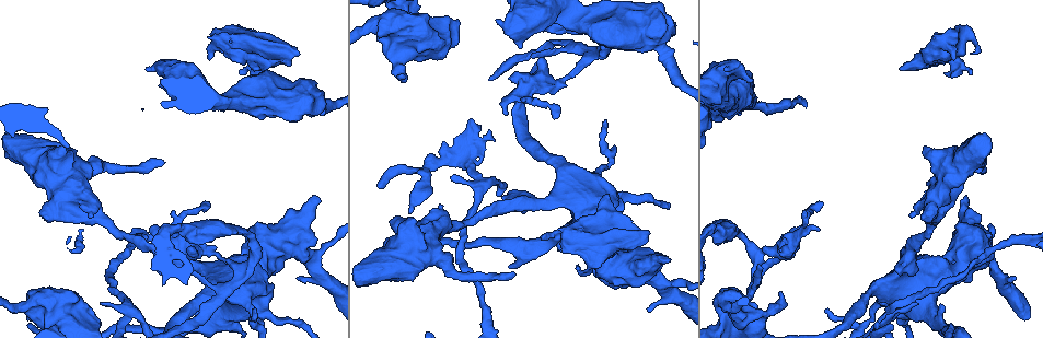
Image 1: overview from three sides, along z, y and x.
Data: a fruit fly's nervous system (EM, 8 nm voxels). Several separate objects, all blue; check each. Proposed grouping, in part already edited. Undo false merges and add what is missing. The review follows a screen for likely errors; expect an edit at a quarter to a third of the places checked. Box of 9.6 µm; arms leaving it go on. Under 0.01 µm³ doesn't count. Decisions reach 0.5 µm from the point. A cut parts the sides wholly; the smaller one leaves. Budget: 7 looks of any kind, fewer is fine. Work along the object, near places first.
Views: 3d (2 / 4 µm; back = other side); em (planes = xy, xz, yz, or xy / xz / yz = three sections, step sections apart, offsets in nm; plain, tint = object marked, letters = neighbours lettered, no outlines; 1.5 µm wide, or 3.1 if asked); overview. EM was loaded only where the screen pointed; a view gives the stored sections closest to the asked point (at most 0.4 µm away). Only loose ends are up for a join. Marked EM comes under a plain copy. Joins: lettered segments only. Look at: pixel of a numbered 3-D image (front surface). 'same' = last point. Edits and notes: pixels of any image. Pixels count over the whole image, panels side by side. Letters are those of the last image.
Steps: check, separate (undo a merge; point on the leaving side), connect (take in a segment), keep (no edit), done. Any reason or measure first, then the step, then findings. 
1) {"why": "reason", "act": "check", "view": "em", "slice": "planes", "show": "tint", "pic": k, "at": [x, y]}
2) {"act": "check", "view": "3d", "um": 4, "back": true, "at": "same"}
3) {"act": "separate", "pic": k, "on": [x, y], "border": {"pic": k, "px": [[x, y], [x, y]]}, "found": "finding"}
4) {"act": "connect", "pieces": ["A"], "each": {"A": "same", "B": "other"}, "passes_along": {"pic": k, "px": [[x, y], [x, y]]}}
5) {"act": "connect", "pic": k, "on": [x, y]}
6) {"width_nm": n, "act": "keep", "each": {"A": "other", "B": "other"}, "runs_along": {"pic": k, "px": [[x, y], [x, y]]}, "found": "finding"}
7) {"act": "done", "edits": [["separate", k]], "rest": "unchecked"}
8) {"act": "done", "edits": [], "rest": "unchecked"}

{"why": "stops while still wide", "act": "check", "view": "em", "slice": "planes", "show": "tint", "pic": 1, "at": [901, 68]}

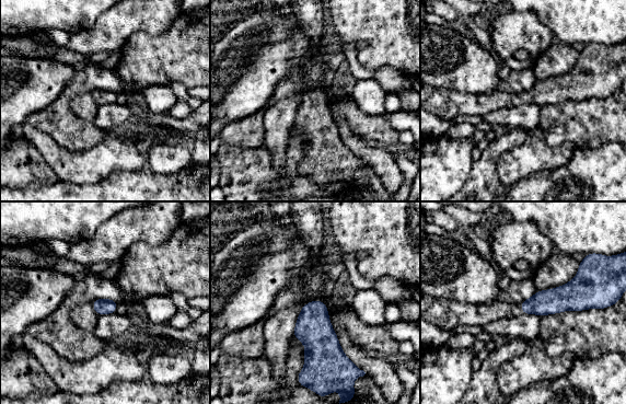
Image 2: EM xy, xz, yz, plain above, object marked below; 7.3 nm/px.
{"act": "check", "view": "em", "slice": "planes", "show": "letters", "at": "same"}

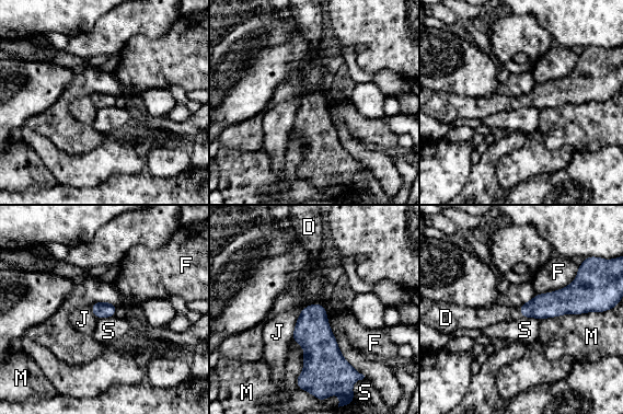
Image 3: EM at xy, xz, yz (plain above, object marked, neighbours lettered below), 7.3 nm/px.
{"act": "connect", "pieces": ["D"], "each": {"D": "same", "F": "other", "J": "other", "M": "other", "S": "other"}, "passes_along": {"pic": 3, "px": [[551, 305], [520, 312], [494, 313]]}, "found": "it goes on there"}

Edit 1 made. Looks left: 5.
{"why": "branch stops here", "act": "check", "view": "em", "slice": "xy", "step": 4, "show": "letters", "pic": 1, "at": [970, 73]}

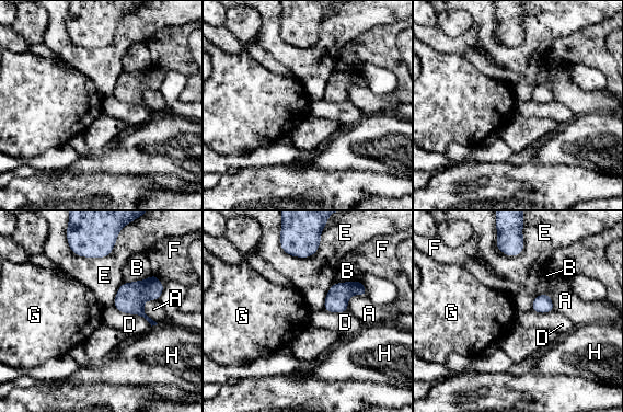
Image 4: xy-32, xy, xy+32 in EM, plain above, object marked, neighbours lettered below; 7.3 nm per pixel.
{"longest_contact_nm": ["D", 320], "act": "keep", "each": {"A": "other", "B": "other", "D": "other", "E": "other", "F": "other", "G": "other", "H": "other"}, "found": "none of them fits"}

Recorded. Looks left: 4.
{"why": "branch stops here", "act": "check", "view": "3d", "um": 2, "pic": 1, "at": [668, 263]}

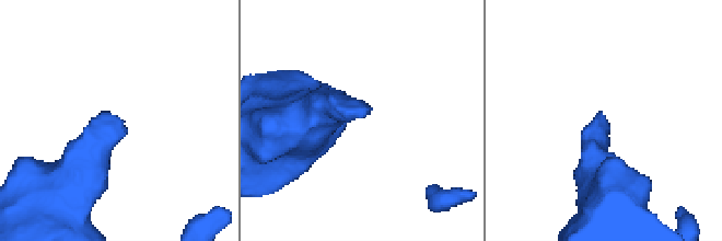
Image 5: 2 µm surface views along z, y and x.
{"act": "check", "view": "em", "slice": "xz", "step": 4, "show": "letters", "pic": 5, "at": [599, 113]}

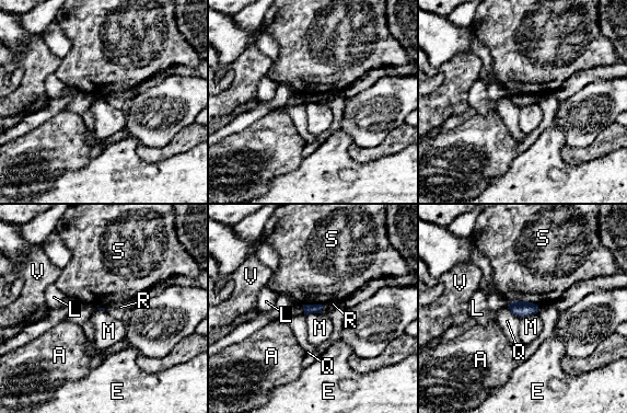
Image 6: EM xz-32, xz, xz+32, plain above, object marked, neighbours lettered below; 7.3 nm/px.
{"act": "check", "view": "em", "slice": "planes", "show": "letters", "at": "same"}

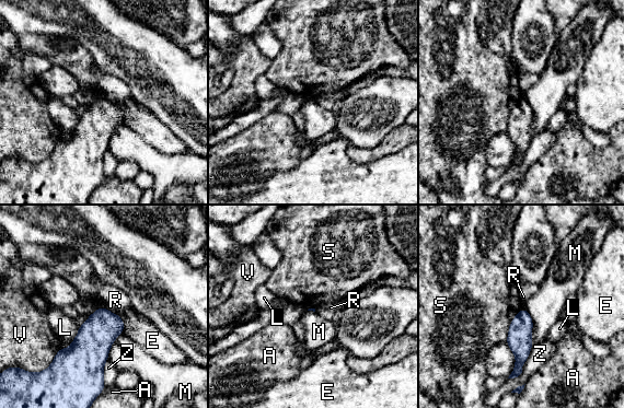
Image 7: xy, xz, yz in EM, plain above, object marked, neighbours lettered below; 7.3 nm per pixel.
{"act": "keep", "each": {"A": "other", "E": "other", "L": "other", "M": "other", "R": "other", "S": "other", "V": "other", "Z": "other"}, "border": {"pic": 7, "px": [[524, 307], [532, 319], [533, 345]]}, "found": "none of them fits"}

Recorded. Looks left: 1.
{"act": "done", "edits": [["connect", 3]], "rest": "unchecked"}

